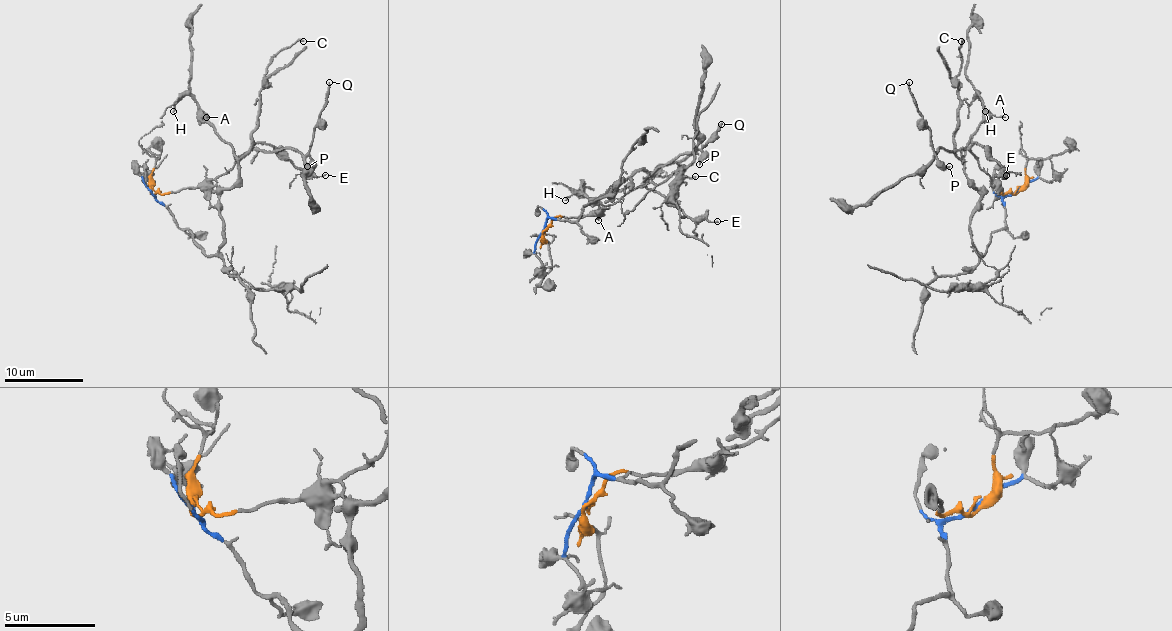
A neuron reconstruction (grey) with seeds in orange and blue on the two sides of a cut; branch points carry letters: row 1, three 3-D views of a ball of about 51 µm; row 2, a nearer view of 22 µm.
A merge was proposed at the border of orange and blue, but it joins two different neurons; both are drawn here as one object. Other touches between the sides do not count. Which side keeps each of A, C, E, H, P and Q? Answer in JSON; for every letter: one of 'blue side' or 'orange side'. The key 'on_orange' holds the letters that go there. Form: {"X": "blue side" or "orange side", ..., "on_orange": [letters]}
{"A": "blue side", "C": "blue side", "E": "orange side", "H": "blue side", "P": "orange side", "Q": "orange side", "on_orange": ["E", "P", "Q"]}

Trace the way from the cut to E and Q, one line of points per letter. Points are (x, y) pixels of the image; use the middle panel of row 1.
E: (543, 232), (557, 216), (589, 216), (644, 185), (692, 218), (717, 220)
Q: (543, 232), (557, 216), (589, 216), (595, 210), (617, 203), (658, 167), (706, 145), (721, 123)

